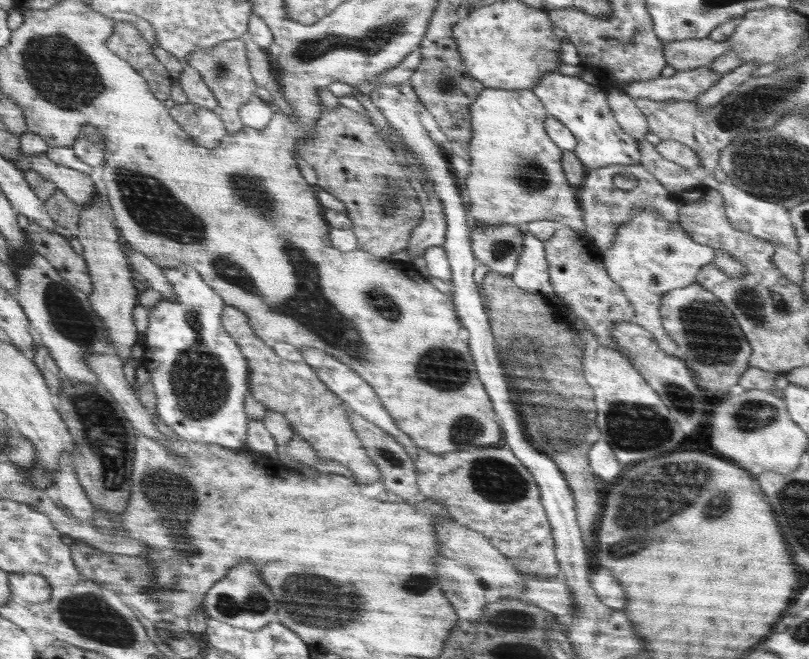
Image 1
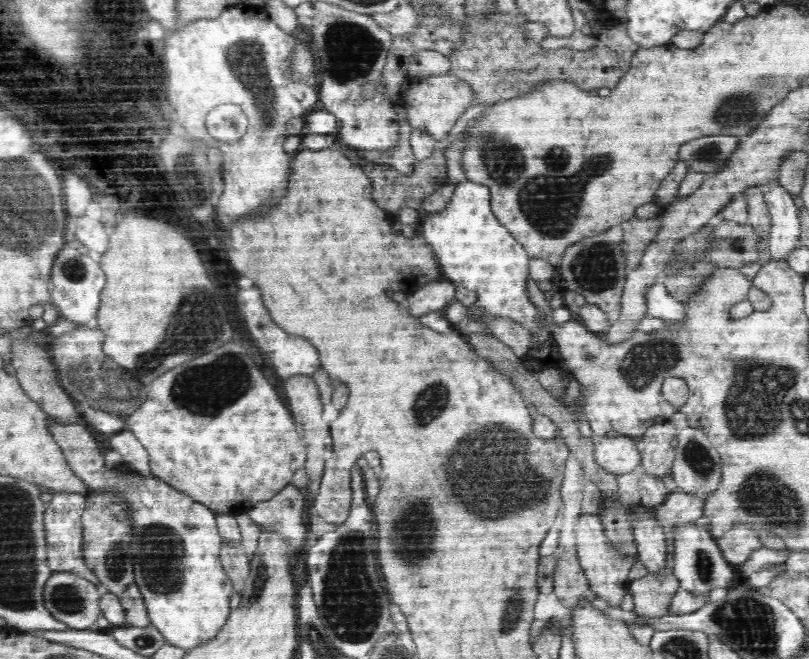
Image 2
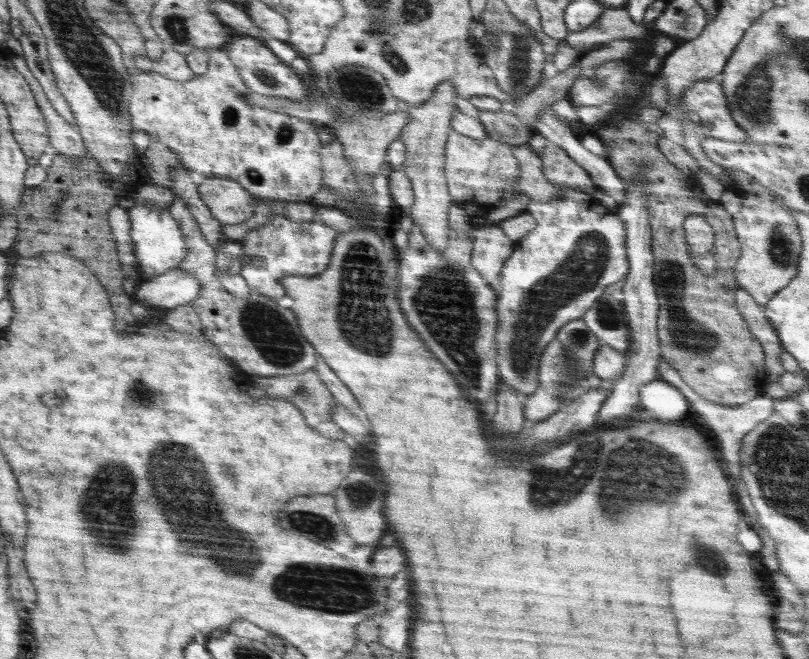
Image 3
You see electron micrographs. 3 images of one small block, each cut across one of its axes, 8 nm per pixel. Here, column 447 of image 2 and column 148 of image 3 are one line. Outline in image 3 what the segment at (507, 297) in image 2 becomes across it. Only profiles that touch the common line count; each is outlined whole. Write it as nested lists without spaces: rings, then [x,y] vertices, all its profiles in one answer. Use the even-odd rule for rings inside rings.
[[[133,204],[129,211],[132,237],[136,244],[137,264],[141,267],[141,280],[154,278],[170,269],[178,268],[186,255],[182,230],[169,210],[158,210],[150,204]]]

